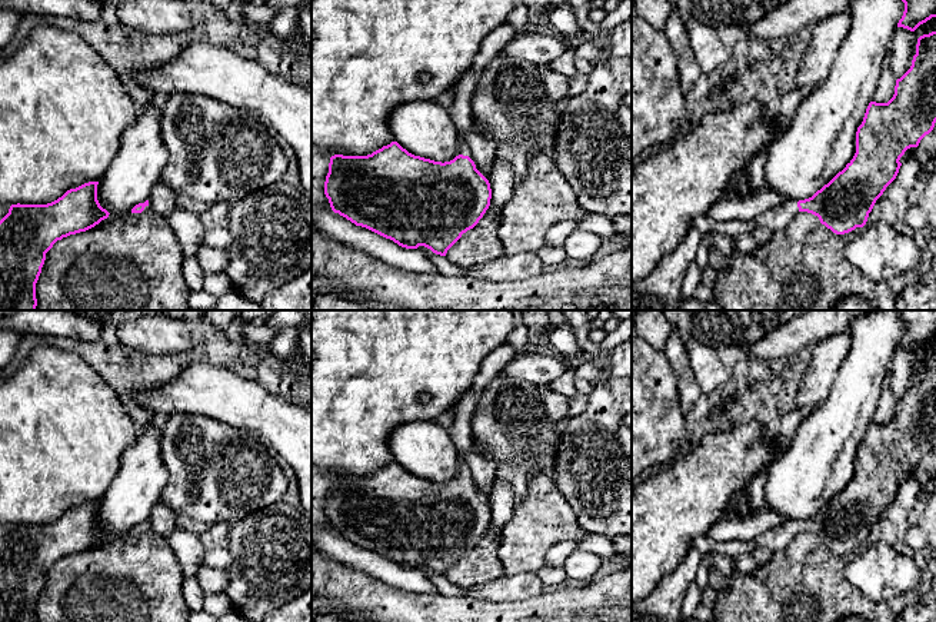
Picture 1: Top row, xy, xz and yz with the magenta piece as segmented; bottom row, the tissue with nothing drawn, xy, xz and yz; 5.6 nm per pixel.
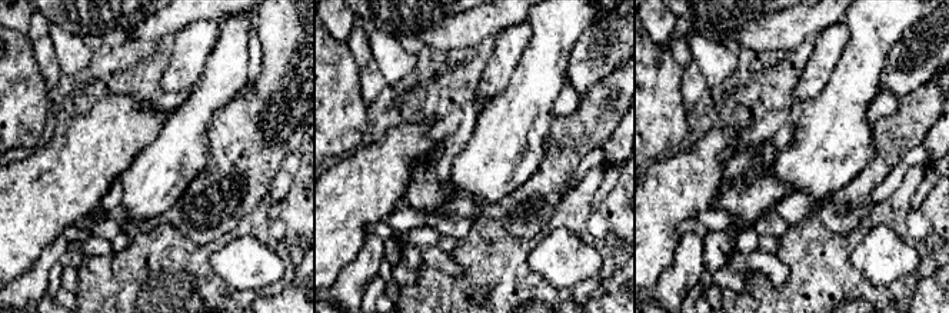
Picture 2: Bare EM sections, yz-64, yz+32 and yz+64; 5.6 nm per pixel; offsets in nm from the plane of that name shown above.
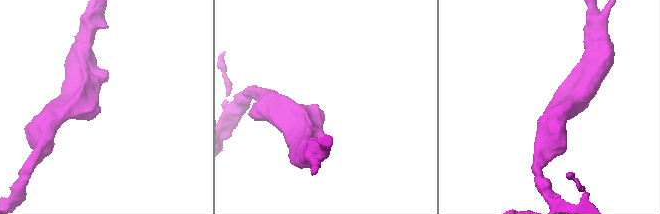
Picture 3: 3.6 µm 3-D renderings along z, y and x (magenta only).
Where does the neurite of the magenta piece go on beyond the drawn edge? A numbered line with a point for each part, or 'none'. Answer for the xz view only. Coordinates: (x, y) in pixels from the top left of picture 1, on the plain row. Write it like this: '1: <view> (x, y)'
1: xz (463, 469)

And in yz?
1: yz (778, 538)

